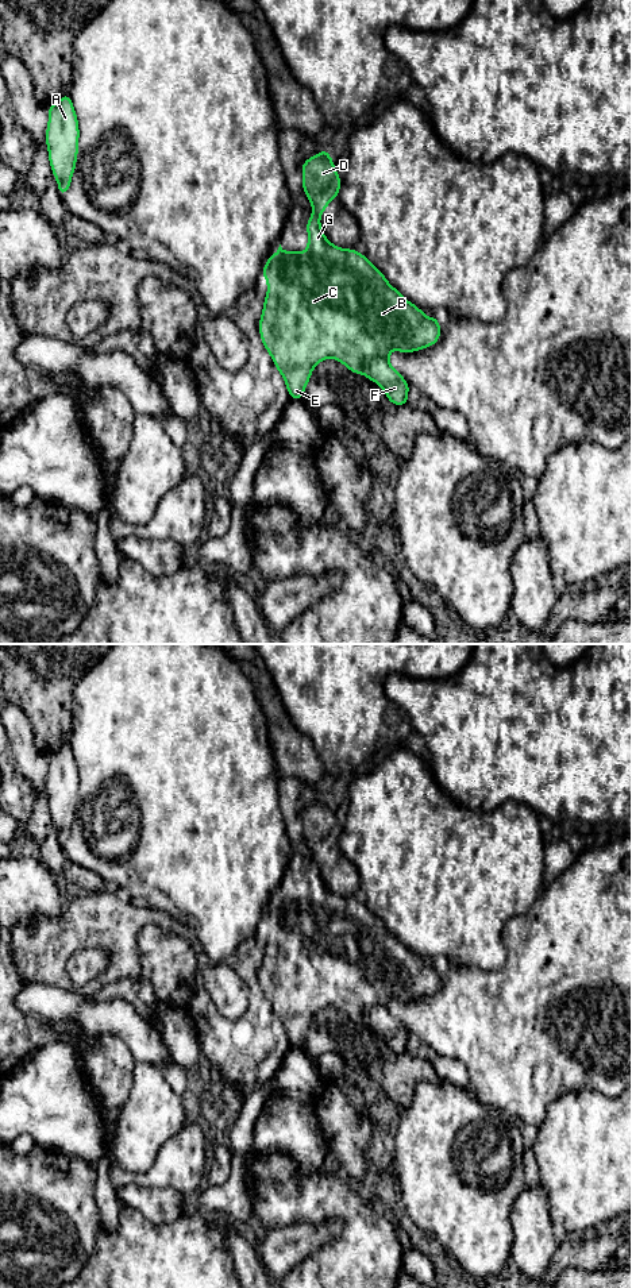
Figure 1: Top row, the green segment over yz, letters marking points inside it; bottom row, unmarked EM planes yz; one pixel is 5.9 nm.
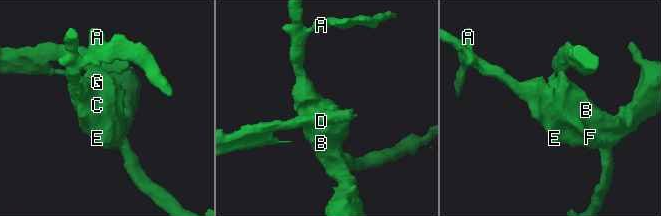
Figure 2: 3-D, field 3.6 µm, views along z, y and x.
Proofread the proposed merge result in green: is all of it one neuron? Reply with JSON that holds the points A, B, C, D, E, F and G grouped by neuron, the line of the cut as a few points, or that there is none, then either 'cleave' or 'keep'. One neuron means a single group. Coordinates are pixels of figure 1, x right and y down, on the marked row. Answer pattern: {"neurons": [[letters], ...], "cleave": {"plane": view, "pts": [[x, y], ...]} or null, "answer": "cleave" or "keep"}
{"neurons": [["A", "B", "C", "E", "F", "G"], ["D"]], "cleave": {"plane": "yz", "pts": [[313, 212], [319, 218]]}, "answer": "cleave"}

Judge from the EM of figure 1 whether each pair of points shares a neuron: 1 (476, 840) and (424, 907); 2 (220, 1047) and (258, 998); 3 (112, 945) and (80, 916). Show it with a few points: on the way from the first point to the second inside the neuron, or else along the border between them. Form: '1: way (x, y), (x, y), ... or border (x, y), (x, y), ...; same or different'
1: way (470, 857), (444, 883), (442, 891); same
2: way (238, 1047), (258, 1029), (258, 1015); same
3: way (104, 937), (88, 921); same

